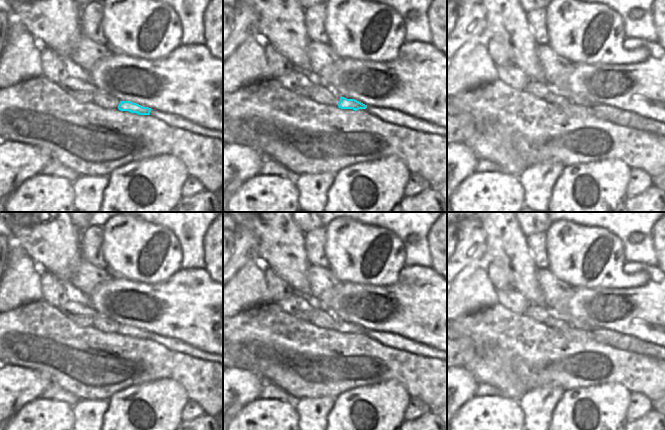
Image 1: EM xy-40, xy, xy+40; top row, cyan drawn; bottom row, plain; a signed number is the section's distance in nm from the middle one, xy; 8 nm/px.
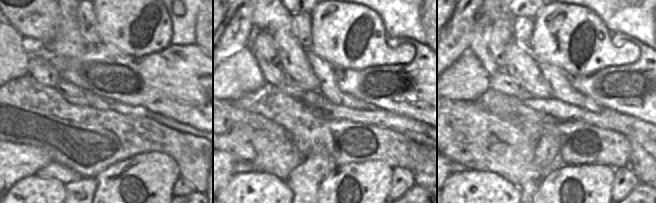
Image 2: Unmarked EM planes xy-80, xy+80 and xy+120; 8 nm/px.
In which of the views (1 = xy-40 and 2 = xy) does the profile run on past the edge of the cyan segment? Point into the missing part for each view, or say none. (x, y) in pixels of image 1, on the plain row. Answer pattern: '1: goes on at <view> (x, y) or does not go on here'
1: does not go on here
2: does not go on here

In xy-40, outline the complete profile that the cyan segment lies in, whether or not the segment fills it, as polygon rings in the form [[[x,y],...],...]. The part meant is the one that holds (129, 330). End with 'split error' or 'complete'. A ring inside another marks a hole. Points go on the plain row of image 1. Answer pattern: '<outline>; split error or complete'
[[[120,325],[118,333],[121,335],[129,335],[131,337],[137,337],[139,339],[150,339],[150,336],[152,334],[149,331],[143,331],[131,325]]]; complete

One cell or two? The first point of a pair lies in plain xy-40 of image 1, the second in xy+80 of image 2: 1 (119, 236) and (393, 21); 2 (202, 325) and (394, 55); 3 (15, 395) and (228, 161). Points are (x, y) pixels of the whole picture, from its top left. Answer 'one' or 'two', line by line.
1: two
2: two
3: one

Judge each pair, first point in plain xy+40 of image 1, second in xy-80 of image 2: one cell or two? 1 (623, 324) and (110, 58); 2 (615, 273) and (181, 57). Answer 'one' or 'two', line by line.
1: one
2: two

